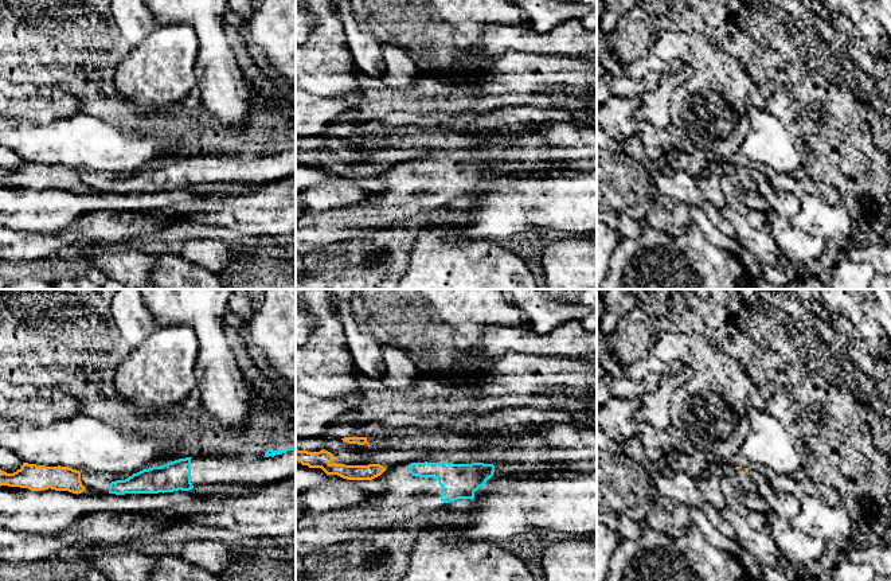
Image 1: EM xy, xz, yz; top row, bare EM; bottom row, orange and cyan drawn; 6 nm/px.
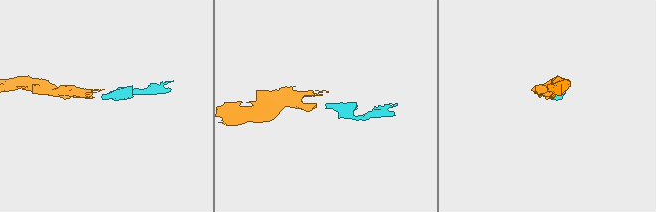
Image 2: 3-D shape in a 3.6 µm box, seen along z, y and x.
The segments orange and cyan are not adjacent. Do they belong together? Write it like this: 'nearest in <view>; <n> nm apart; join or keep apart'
nearest in xz; 140 nm apart; keep apart

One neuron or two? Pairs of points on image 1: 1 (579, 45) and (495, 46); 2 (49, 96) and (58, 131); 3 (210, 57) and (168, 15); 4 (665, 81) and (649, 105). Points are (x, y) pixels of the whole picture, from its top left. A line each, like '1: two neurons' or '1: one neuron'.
1: one neuron
2: two neurons
3: one neuron
4: one neuron

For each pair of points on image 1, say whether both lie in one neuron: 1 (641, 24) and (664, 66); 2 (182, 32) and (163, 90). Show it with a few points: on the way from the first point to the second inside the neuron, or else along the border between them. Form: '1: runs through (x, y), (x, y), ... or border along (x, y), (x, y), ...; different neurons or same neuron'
1: runs through (641, 35), (641, 47), (653, 59); same neuron
2: runs through (174, 47), (163, 63), (163, 75); same neuron

